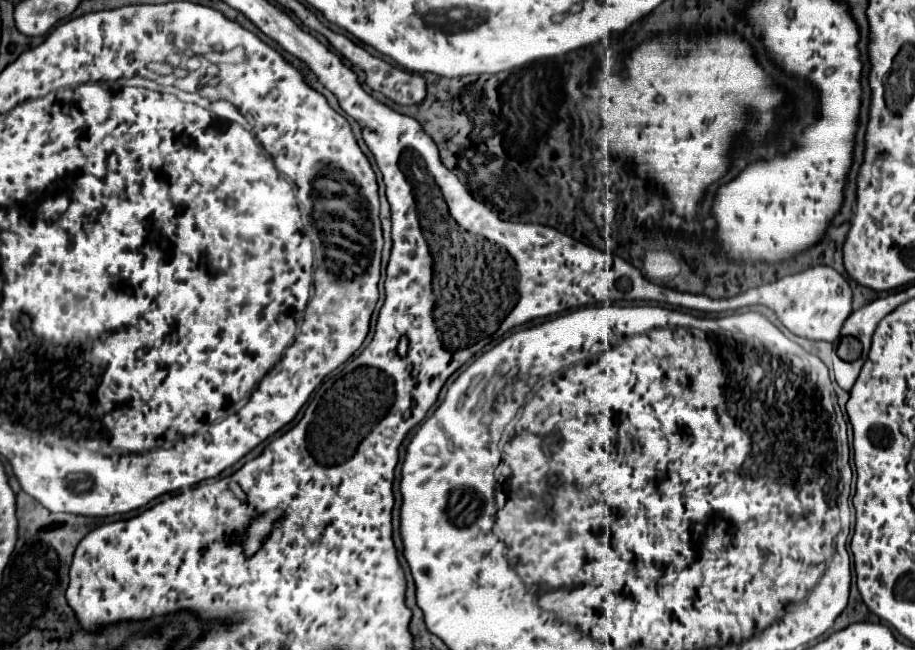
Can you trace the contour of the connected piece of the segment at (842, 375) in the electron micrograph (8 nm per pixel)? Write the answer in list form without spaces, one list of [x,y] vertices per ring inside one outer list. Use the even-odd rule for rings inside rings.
[[[833,357],[833,373],[835,373],[837,385],[839,385],[841,389],[849,391],[849,389],[853,387],[853,383],[857,381],[863,363],[865,363],[865,357],[861,357],[859,361],[853,361],[853,363],[841,361],[839,357]]]

